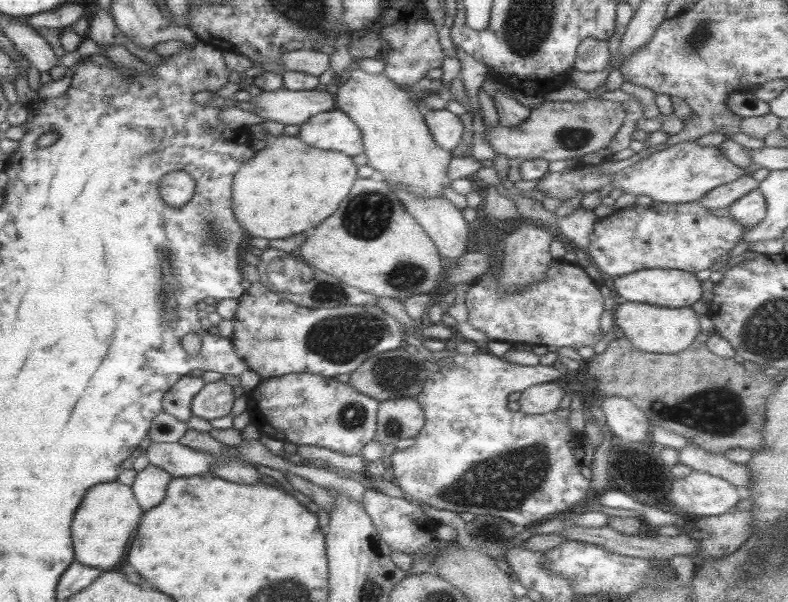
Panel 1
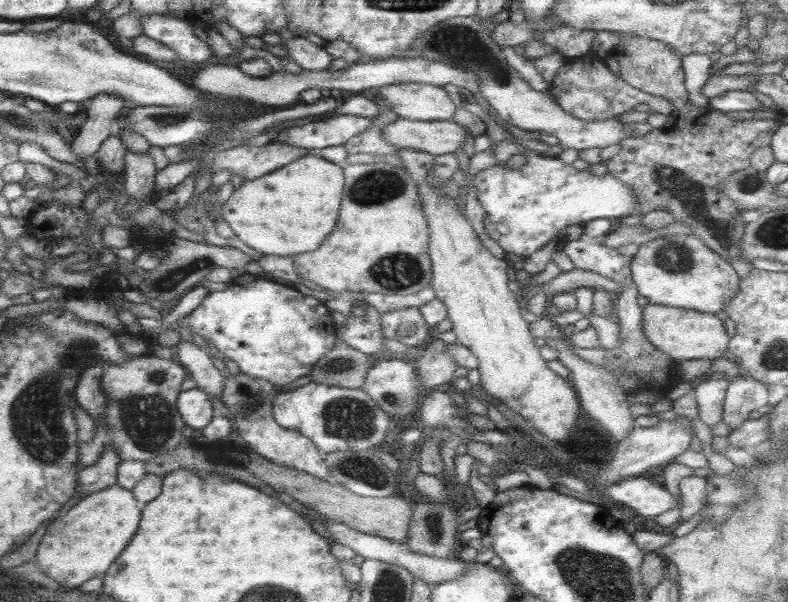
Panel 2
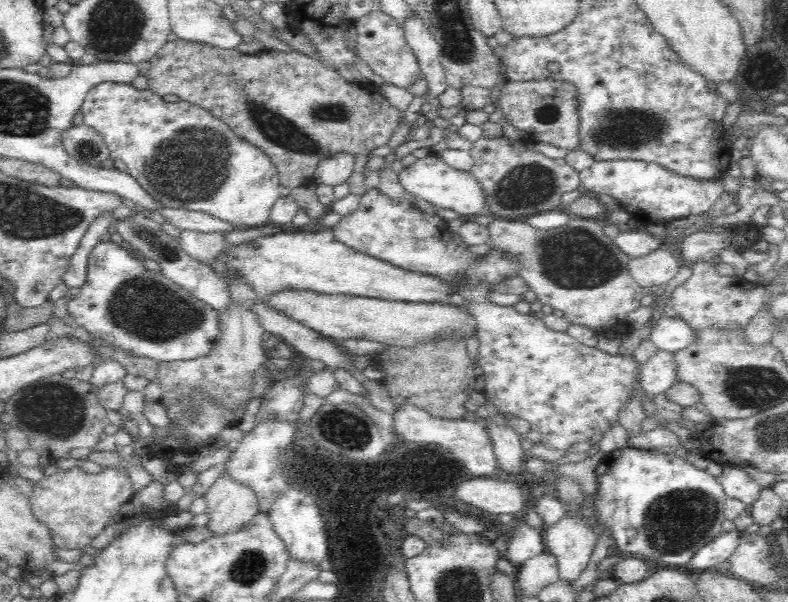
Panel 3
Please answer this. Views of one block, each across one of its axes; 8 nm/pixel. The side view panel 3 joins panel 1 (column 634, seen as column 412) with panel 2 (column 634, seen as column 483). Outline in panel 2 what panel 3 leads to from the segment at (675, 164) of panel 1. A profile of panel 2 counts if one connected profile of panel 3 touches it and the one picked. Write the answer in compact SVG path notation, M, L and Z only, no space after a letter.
M510 139L492 141L490 151L498 162L508 162L516 154L526 158L526 163L518 169L498 163L478 171L473 178L484 209L485 231L492 240L497 240L505 254L516 254L525 259L548 242L562 242L564 228L568 226L584 226L596 218L625 217L638 208L632 187L610 173L596 176L589 168L575 169L558 156L546 157Z

